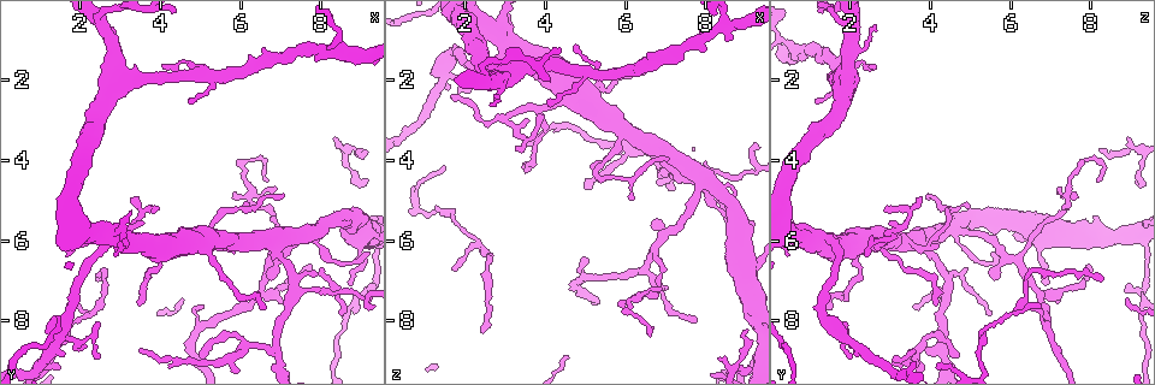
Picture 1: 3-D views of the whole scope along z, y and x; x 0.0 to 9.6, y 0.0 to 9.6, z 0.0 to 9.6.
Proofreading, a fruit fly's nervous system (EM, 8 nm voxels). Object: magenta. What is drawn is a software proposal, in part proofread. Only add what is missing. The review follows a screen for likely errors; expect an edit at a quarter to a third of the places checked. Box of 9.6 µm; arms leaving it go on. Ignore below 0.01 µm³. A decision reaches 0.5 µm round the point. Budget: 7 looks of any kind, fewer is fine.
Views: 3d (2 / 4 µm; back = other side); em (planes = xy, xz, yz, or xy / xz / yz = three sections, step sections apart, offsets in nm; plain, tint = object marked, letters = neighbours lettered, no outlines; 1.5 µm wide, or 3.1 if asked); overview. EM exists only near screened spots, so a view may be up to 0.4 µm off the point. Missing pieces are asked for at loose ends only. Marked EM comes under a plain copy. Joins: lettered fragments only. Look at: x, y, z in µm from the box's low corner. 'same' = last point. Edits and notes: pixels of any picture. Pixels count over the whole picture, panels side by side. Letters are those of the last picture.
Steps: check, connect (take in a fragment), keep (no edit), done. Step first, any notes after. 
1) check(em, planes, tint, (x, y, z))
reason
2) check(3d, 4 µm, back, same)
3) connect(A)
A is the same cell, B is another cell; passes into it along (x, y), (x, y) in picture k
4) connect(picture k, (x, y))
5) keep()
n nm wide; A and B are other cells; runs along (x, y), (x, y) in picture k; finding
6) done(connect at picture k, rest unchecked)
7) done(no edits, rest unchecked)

check(3d, 2 µm, (1.65, 6.40, 2.40))
thin end

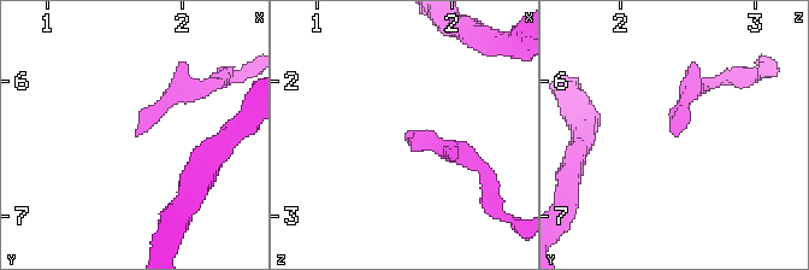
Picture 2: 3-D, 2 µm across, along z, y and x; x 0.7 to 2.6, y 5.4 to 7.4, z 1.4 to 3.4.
check(em, planes, letters, (1.66, 6.40, 2.42))

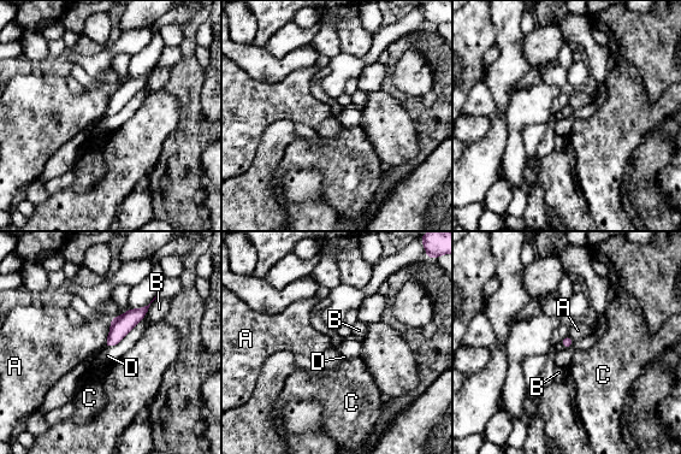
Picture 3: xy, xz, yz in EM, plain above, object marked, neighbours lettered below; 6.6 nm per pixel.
keep()
70 nm wide; A, B, C and D are other cells; border along (143, 317), (117, 343), (105, 347) in picture 3; none of them fits

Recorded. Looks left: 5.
check(em, planes, tint, (2.10, 8.65, 2.25))
thin end

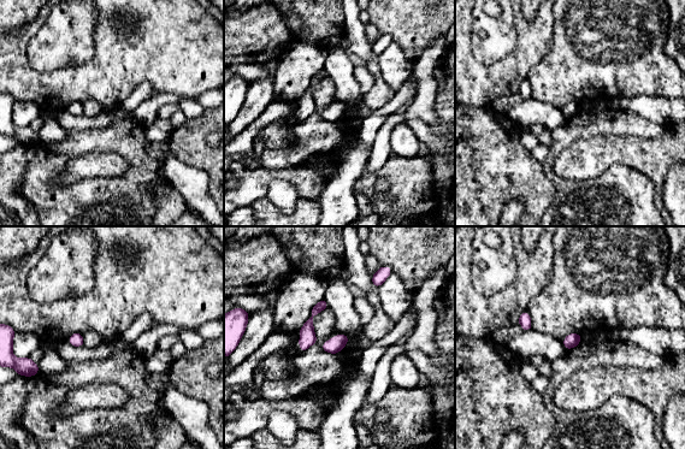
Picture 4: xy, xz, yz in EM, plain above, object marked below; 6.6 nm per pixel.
check(em, planes, letters, same)
see the neighbours

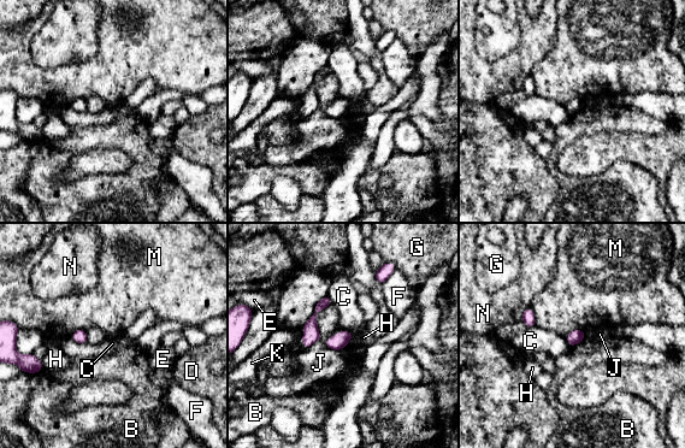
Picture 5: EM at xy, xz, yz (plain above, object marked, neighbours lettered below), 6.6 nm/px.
keep()
B, C, D, E, F, G, H, J, K, M and N are other cells; border along (585, 337), (570, 347) in picture 5; no lettered fragment goes on from it

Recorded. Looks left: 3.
check(em, yz, step 4, tint, (8.40, 3.40, 8.95))

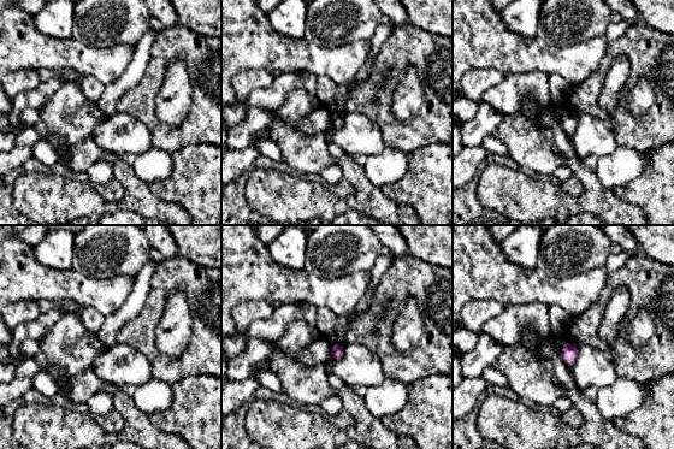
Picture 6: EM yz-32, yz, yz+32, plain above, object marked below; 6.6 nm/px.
check(em, yz, step 4, letters, same)
see the neighbours

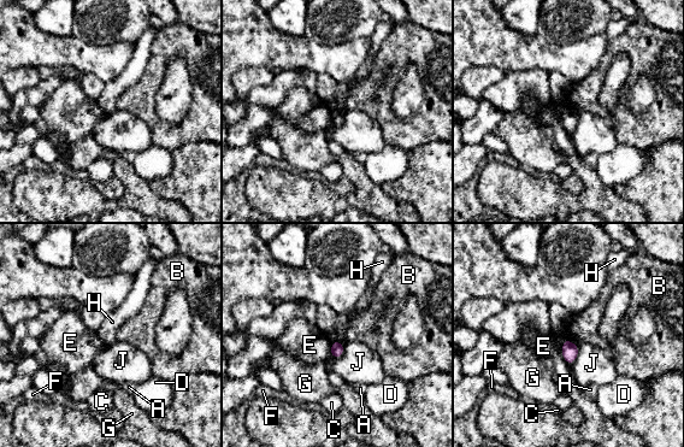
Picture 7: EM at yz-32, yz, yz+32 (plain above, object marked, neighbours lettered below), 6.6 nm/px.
keep()
A, B, C, D, E, F, G, H and J are other cells; border along (566, 339), (577, 346) in picture 7; no lettered fragment goes on from it

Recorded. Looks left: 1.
done(no edits, rest unchecked)

